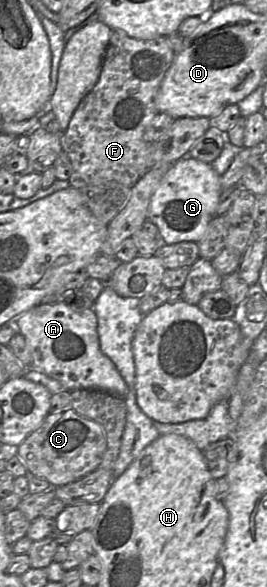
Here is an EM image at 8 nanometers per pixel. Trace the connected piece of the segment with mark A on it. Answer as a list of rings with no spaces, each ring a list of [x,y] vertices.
[[[64,302],[40,303],[17,317],[16,331],[26,339],[32,367],[60,382],[66,390],[101,390],[126,396],[126,382],[101,350],[93,308],[73,308]]]

